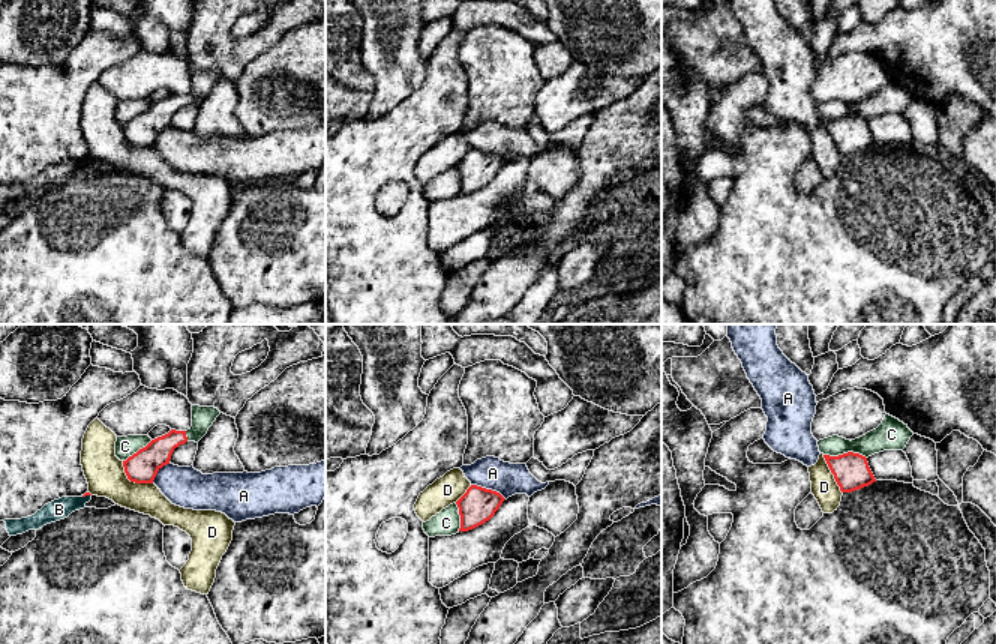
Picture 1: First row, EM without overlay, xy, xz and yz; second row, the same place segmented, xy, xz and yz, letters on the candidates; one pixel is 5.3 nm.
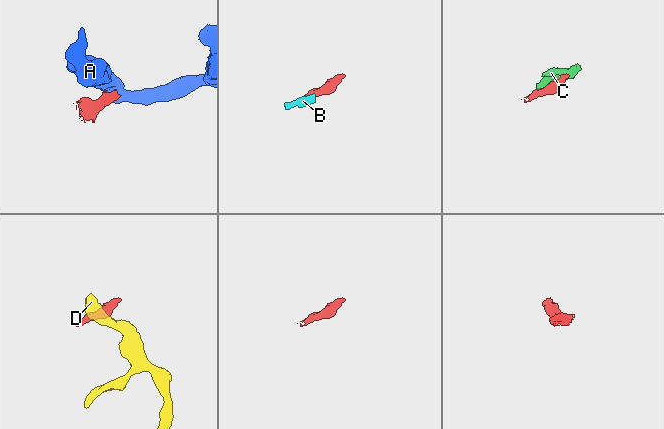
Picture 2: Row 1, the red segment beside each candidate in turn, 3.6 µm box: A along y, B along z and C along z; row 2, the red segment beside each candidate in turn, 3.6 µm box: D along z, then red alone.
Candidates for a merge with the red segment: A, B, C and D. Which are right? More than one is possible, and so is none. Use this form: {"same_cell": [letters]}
{"same_cell": ["C"]}

